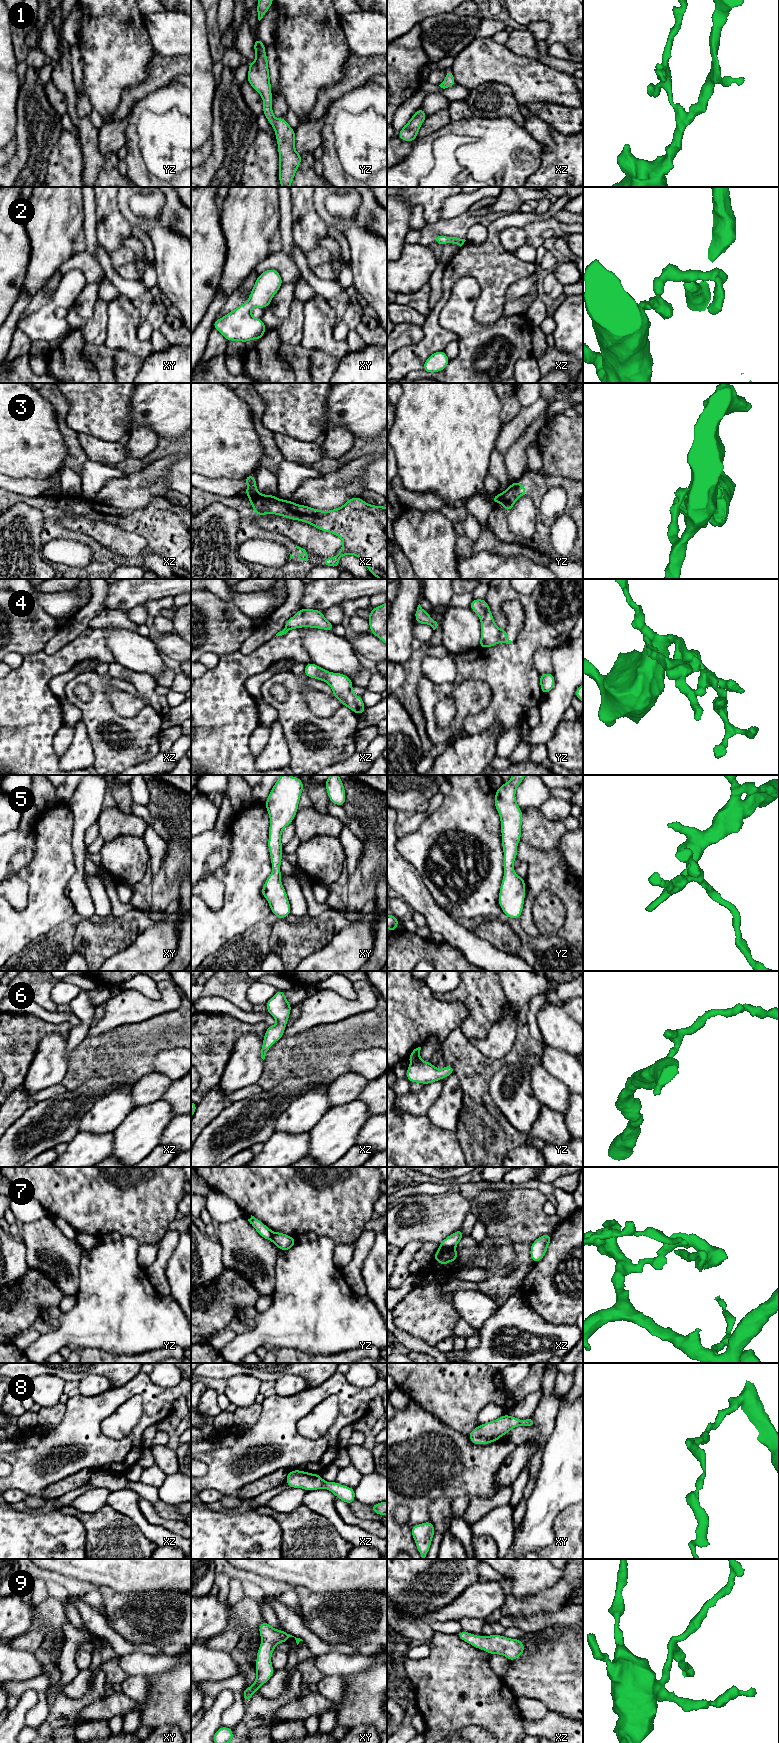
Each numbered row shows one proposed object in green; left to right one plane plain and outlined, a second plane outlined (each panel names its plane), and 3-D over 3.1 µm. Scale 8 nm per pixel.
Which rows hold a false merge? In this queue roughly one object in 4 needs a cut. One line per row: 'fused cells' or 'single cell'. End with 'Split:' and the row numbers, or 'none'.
1: single cell
2: single cell
3: fused cells
4: single cell
5: single cell
6: single cell
7: fused cells
8: single cell
9: single cell
Split: 3, 7

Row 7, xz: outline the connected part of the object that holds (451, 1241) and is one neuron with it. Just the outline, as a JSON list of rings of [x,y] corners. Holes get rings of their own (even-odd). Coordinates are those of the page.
[[[460,1228],[458,1231],[454,1232],[453,1234],[449,1235],[439,1244],[441,1249],[453,1249],[456,1245],[462,1240],[463,1238],[463,1231]]]

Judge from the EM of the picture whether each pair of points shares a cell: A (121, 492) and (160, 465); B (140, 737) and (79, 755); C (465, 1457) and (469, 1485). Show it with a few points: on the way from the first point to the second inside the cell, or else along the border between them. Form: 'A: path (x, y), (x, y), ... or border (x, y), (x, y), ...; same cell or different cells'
A: path (131, 492), (150, 475); same cell
B: border (86, 729), (93, 750), (93, 764); different cells
C: path (465, 1464), (465, 1468), (469, 1472), (469, 1478); same cell

